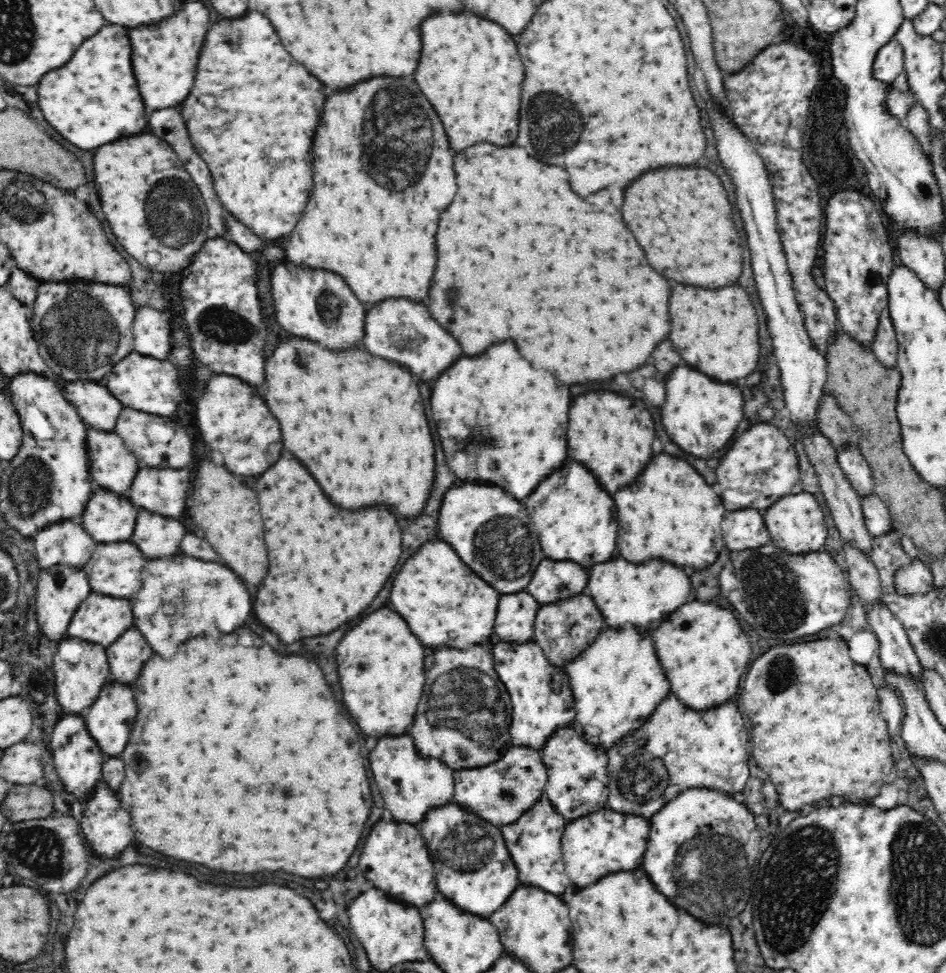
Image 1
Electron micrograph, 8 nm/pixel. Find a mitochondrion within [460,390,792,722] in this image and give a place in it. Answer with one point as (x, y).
(510, 559)

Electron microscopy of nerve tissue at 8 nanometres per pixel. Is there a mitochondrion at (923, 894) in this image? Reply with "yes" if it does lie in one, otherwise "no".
yes

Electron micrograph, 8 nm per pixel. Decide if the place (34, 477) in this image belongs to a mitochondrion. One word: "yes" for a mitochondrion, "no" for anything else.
yes

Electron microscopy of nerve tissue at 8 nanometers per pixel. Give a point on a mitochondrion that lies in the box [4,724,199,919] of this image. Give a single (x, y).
(39, 848)

